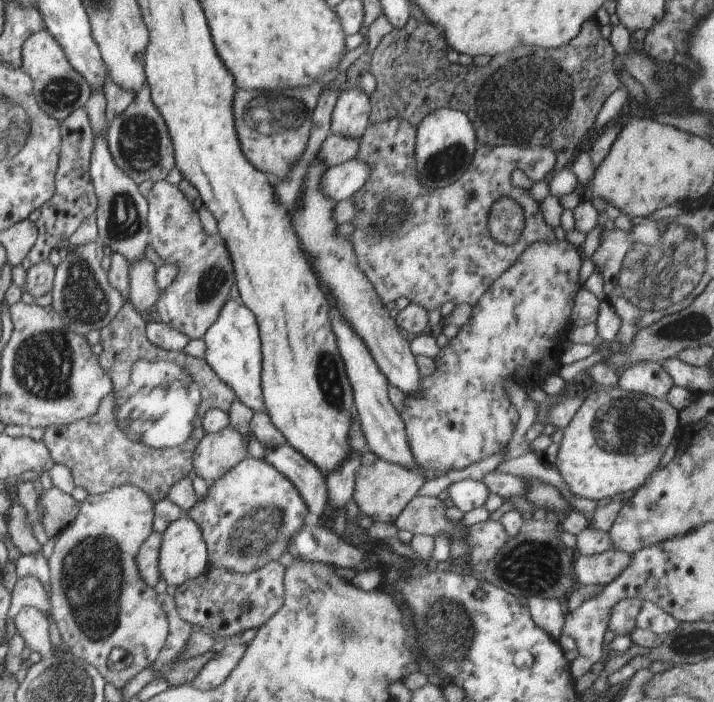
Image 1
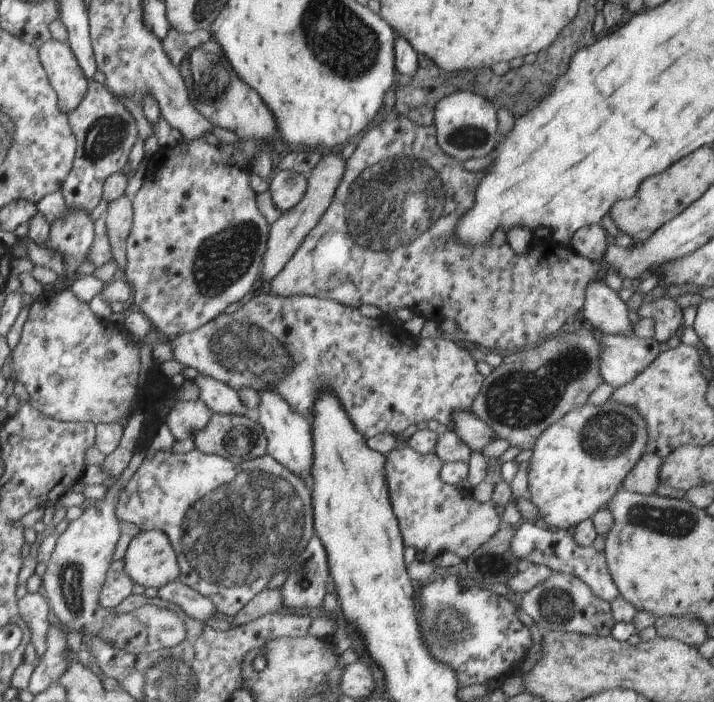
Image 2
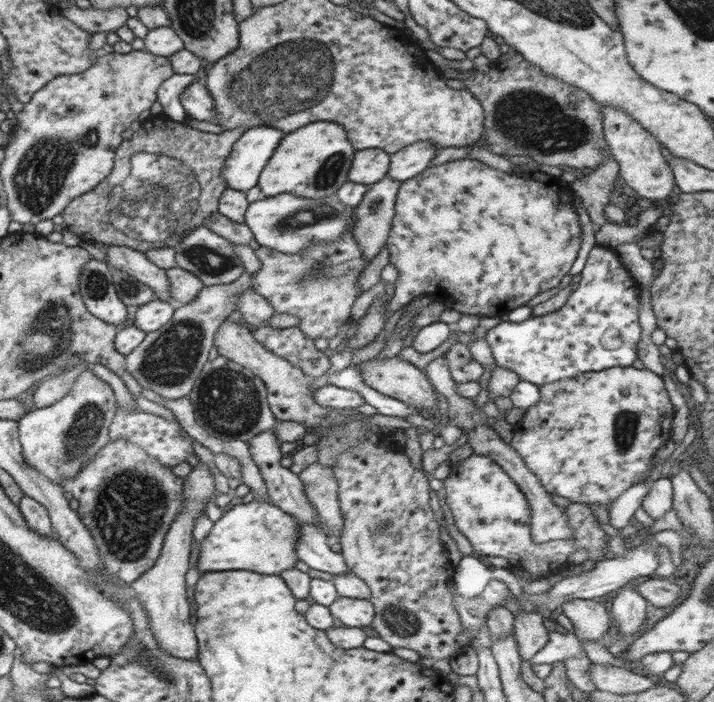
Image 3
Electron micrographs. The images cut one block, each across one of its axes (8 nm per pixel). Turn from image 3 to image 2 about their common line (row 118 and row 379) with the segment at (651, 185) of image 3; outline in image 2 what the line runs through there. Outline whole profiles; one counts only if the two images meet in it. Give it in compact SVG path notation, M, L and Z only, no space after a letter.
M592 326L592 334L600 342L600 375L612 389L636 378L658 354L660 342L653 338L604 334Z

